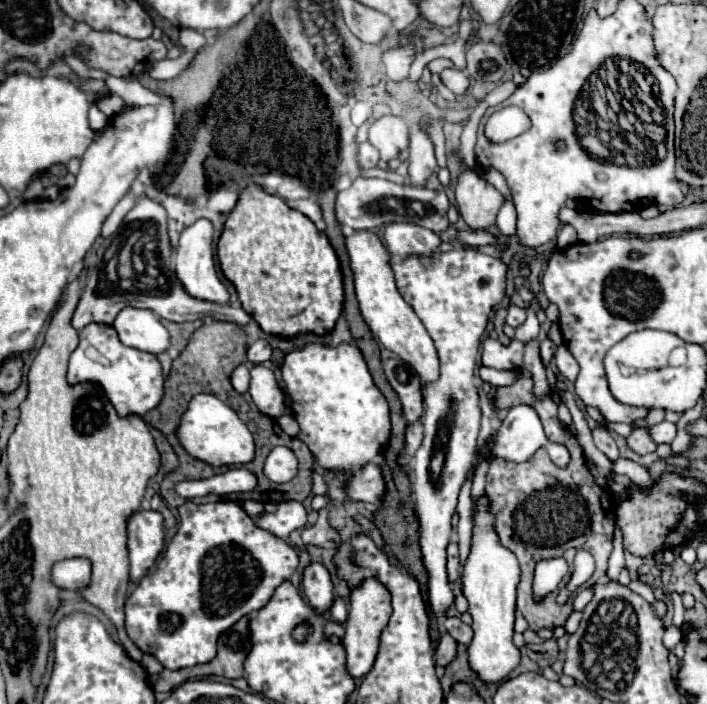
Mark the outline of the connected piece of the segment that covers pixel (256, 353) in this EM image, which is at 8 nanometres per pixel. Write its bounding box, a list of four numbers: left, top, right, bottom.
[247,340,271,364]

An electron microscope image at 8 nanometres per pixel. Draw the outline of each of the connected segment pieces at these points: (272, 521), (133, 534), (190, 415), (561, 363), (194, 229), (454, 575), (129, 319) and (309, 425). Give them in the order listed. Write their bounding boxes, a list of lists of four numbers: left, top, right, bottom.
[[253,502,307,538],[129,510,163,580],[177,394,255,466],[555,346,579,380],[177,218,229,304],[447,544,461,582],[113,308,171,356],[281,342,391,472]]

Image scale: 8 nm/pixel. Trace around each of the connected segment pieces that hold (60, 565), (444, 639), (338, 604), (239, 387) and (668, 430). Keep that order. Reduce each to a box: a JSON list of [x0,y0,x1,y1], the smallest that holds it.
[[51,558,91,592],[435,634,457,666],[331,598,347,624],[231,364,249,394],[651,420,677,444]]

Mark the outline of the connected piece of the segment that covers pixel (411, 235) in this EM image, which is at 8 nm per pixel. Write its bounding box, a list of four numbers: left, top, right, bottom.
[385,222,441,256]

